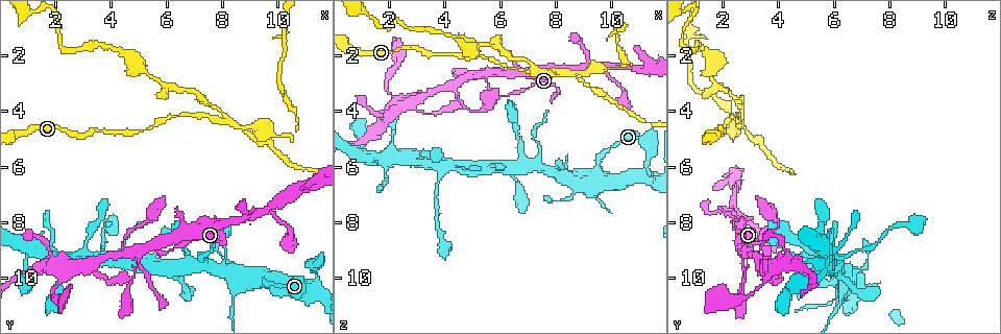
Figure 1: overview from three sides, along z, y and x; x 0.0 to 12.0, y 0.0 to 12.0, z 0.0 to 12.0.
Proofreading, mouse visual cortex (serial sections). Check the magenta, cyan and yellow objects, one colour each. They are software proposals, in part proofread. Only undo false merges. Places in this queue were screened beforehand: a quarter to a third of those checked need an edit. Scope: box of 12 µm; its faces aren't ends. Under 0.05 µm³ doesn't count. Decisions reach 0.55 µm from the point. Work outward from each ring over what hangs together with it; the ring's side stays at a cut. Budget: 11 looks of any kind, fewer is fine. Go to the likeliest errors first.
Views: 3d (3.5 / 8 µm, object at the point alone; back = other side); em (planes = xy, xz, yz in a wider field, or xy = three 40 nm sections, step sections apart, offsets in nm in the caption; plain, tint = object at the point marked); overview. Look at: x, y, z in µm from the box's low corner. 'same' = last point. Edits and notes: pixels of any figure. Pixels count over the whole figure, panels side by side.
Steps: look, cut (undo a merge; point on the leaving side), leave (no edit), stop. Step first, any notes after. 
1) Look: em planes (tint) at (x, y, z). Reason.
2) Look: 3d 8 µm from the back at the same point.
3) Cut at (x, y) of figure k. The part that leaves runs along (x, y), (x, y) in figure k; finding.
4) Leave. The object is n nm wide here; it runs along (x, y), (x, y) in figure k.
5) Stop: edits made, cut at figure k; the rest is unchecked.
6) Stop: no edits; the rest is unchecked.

Look: 3d 3.5 µm at (8.2, 4.4, 2.7). Sudden change in width.

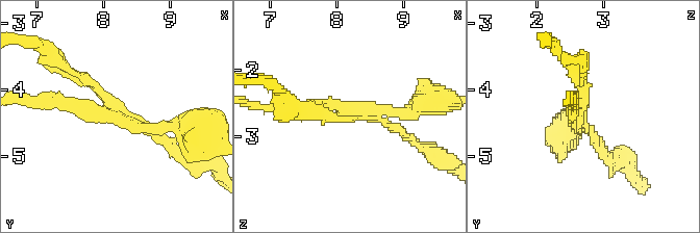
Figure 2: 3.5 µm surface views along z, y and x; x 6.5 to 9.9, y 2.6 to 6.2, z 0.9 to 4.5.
Cut at (177, 154) of figure 2. The part that leaves runs along (111, 103), (42, 48) in figure 2; two cells meet here.

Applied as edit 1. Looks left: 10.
Look: overview.

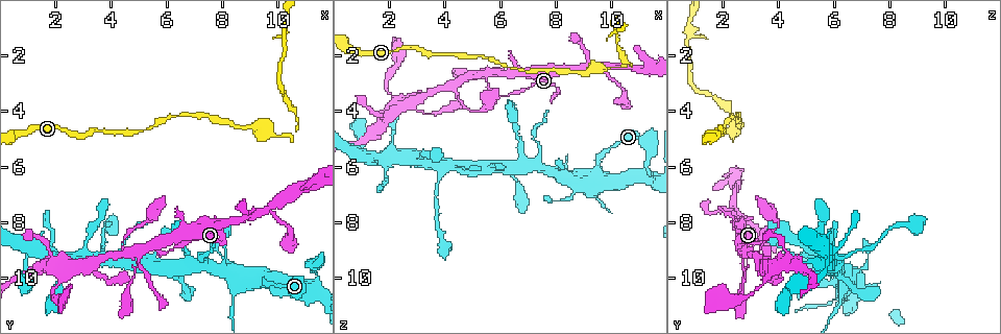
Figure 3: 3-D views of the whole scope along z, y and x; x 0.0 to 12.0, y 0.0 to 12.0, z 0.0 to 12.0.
Look: 3d 3.5 µm at (10.3, 4.9, 2.5). Sharp bend.

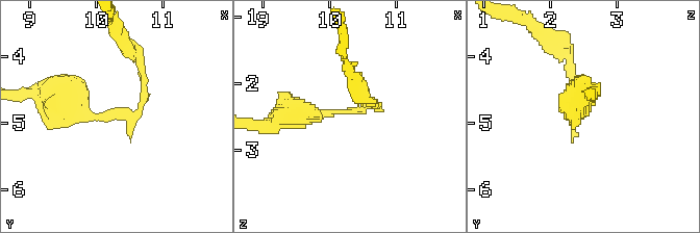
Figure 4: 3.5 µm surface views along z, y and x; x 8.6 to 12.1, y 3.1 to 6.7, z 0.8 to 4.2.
Look: em xy step 1 (tint) at (10.25, 4.90, 2.50). The arms are 100, 400 nm wide; need the tissue.

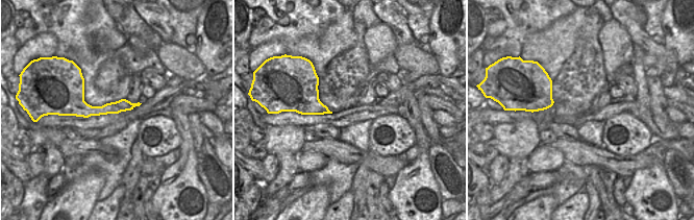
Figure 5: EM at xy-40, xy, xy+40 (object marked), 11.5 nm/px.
Cut at (570, 65) of figure 4. A second cell is stuck on.

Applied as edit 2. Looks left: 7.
Look: 3d 3.5 µm from the back at (4.4, 9.2, 3.0). Three arms meet.

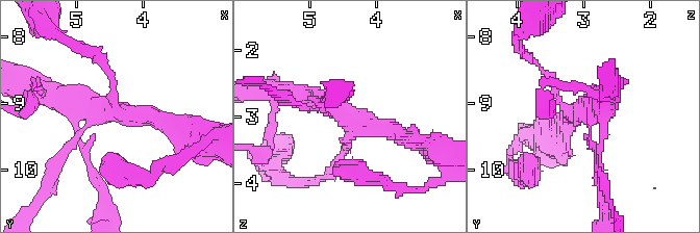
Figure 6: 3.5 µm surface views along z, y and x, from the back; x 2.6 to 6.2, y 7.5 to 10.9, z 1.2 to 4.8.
Look: em xy step 1 (tint) at (4.35, 9.15, 3.05).

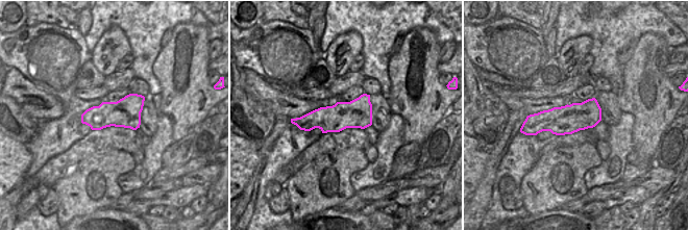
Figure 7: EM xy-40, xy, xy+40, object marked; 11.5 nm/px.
Look: em xy step 3 (tint) at the same point.

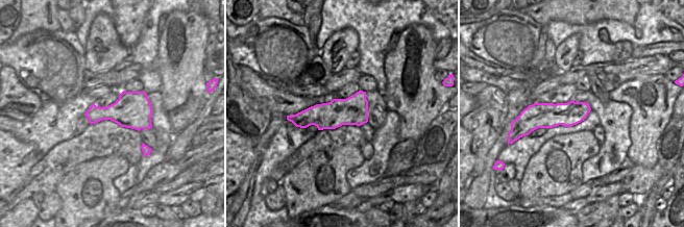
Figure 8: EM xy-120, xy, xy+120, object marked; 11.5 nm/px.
Leave. It runs along (293, 96), (418, 144) in figure 6; all the same cell.

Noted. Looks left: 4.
Look: 3d 3.5 µm at (2.4, 9.6, 3.8). Four arms meet.

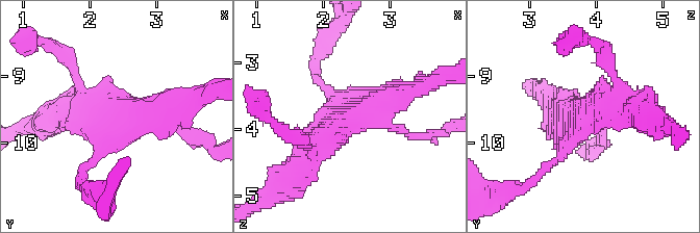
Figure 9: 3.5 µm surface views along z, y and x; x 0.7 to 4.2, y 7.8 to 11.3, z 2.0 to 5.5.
Look: em xy step 1 (plain) at (2.45, 9.50, 3.80).

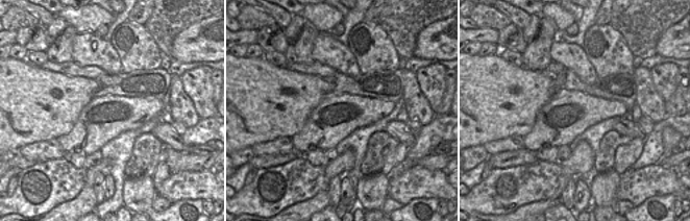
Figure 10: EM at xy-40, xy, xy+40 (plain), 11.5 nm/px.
Look: em xy step 1 (tint) at the same point. Where the object lies.

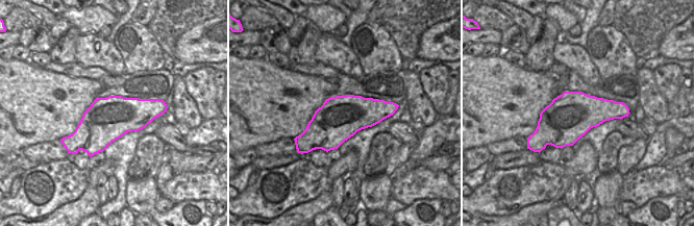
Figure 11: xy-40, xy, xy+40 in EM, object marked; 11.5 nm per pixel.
Leave. It runs along (411, 91), (348, 120), (303, 165) in figure 9; one cell here.

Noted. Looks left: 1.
Stop: edits made, cut at figure 2, cut at figure 4; the rest is unchecked.

